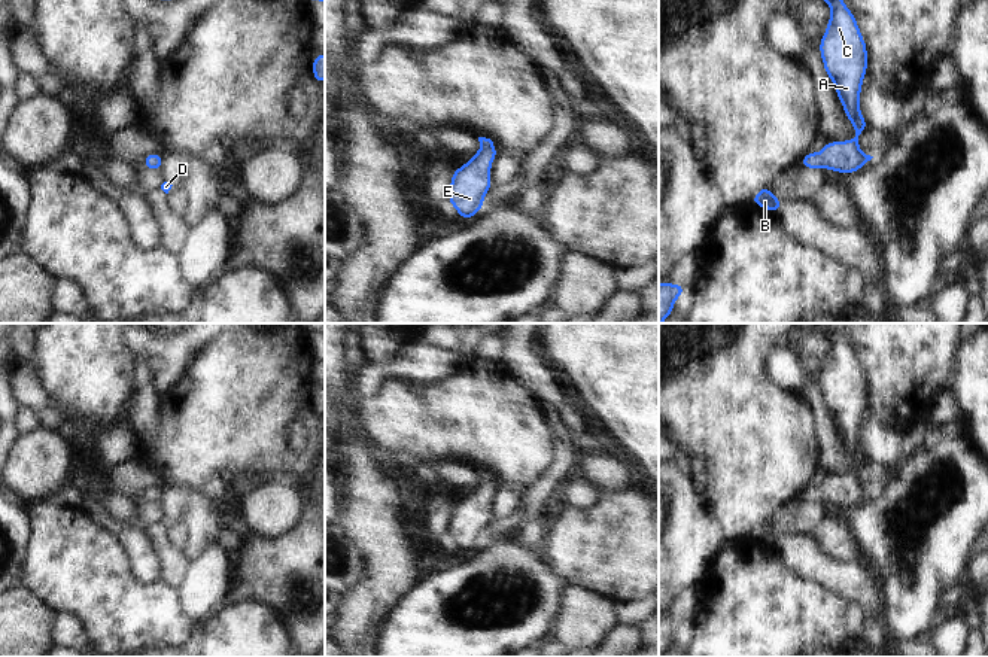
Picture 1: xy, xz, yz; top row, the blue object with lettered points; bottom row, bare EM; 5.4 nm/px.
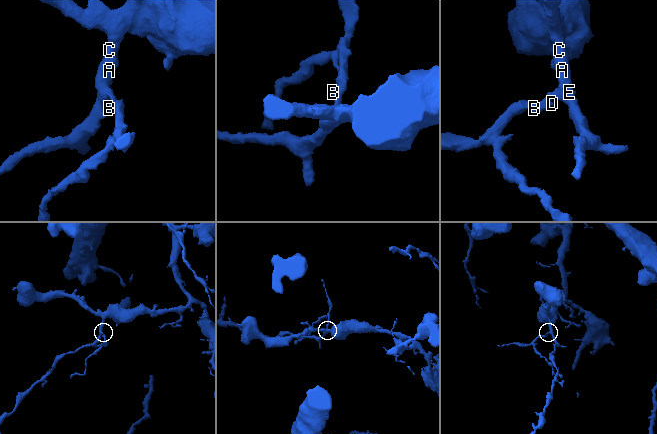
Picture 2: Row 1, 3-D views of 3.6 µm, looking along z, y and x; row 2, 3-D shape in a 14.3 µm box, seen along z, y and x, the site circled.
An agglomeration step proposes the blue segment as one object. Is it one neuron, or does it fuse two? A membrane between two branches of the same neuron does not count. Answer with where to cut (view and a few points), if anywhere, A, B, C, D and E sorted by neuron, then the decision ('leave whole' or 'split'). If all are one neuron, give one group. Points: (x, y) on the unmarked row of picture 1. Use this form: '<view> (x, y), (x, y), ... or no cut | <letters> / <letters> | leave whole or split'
no cut | A B C D E | leave whole

